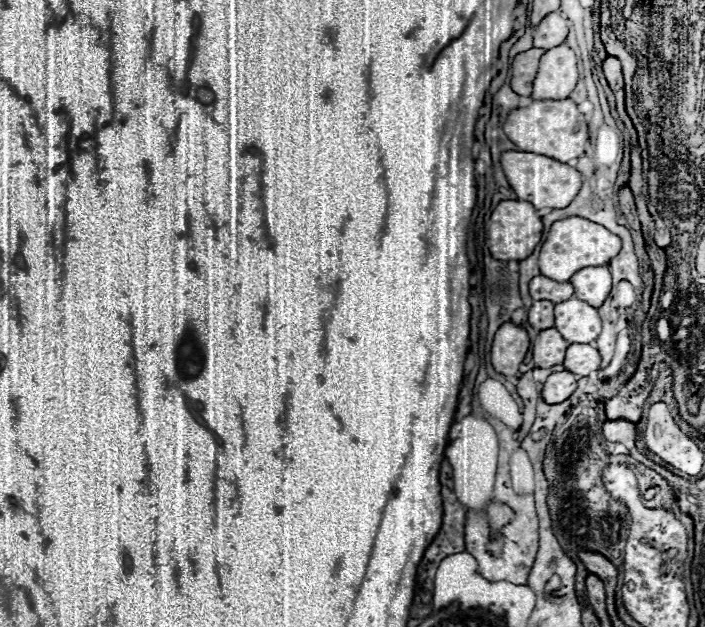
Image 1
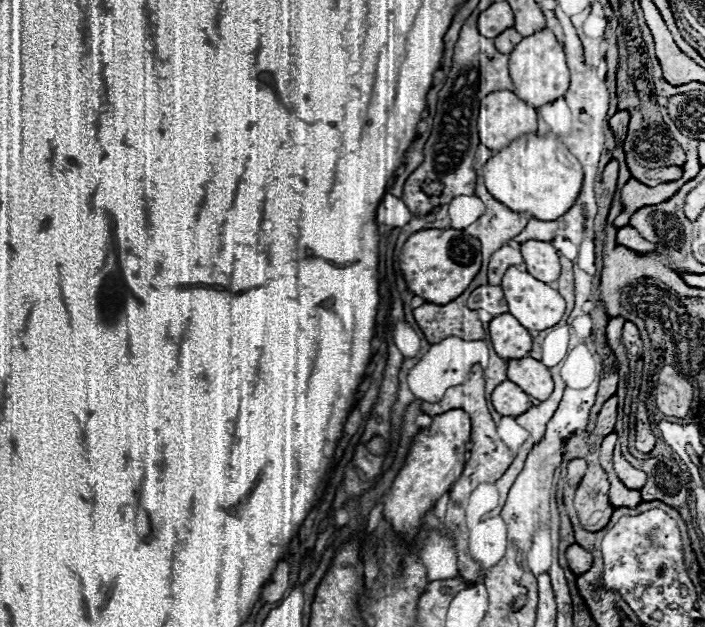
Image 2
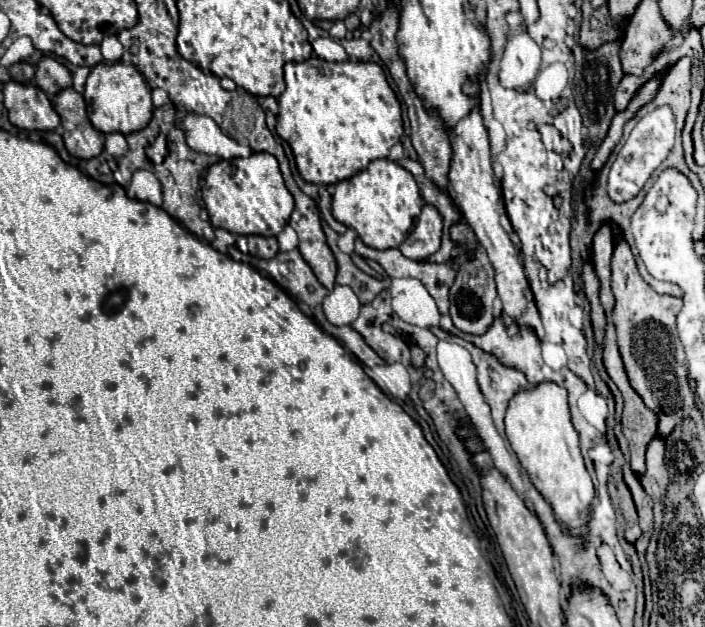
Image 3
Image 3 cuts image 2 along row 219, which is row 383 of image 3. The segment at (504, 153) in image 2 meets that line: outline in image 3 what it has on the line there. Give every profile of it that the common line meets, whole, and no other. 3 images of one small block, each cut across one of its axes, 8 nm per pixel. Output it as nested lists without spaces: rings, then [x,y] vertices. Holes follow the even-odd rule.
[[[552,380],[528,390],[518,390],[506,410],[506,436],[532,484],[552,504],[554,514],[574,534],[586,534],[586,510],[594,498],[594,486],[580,454],[580,434],[572,426],[568,390]]]

